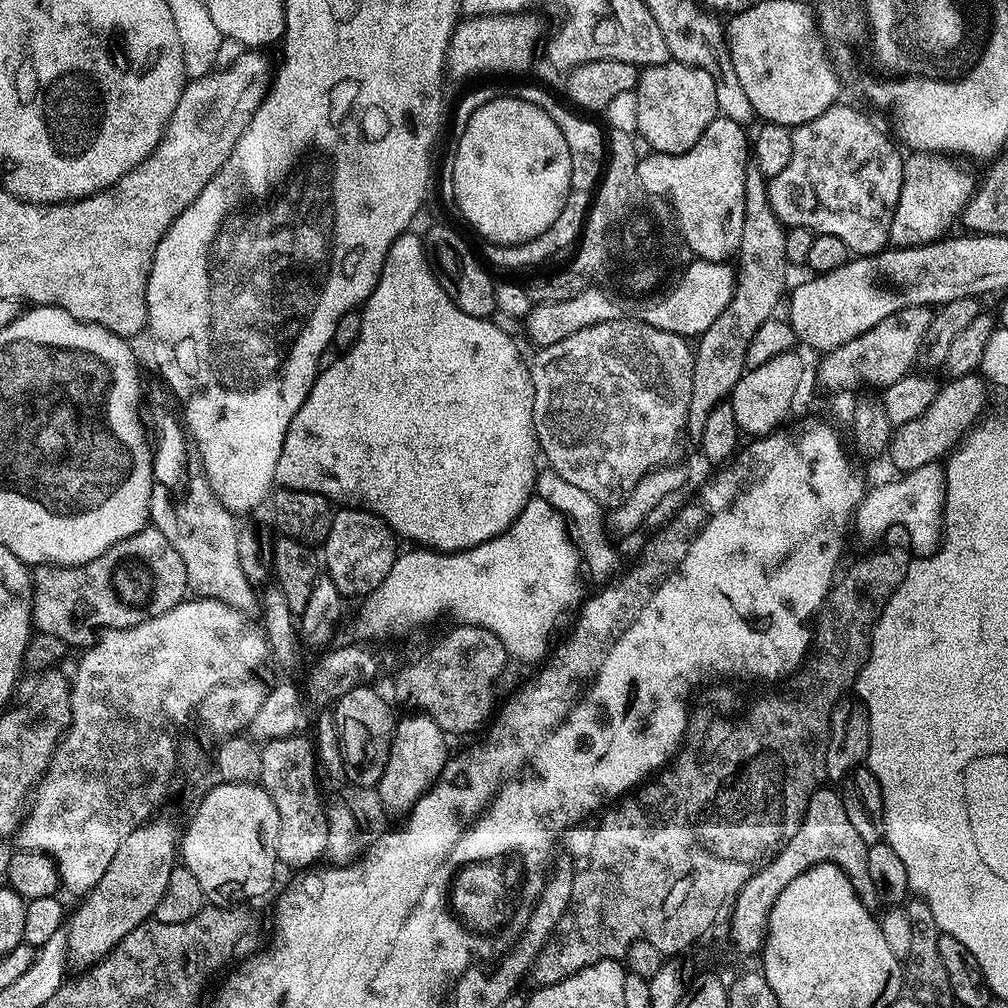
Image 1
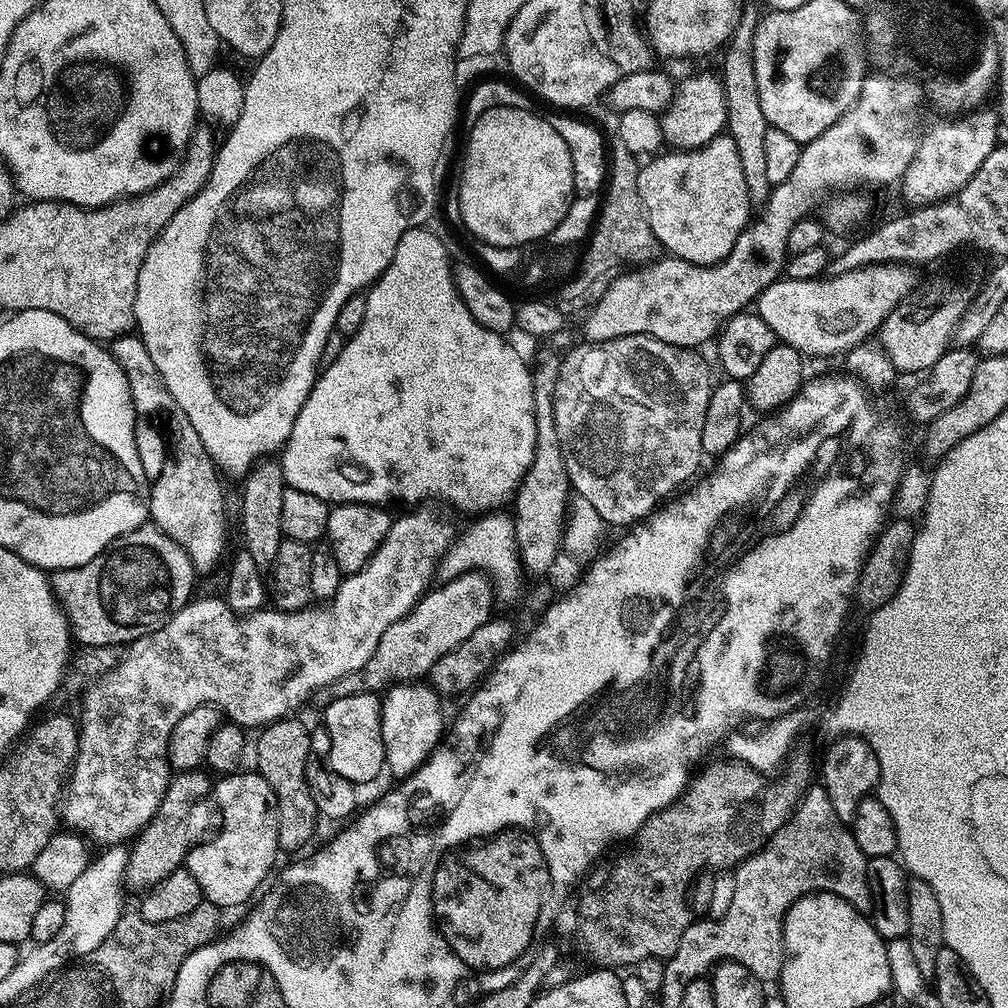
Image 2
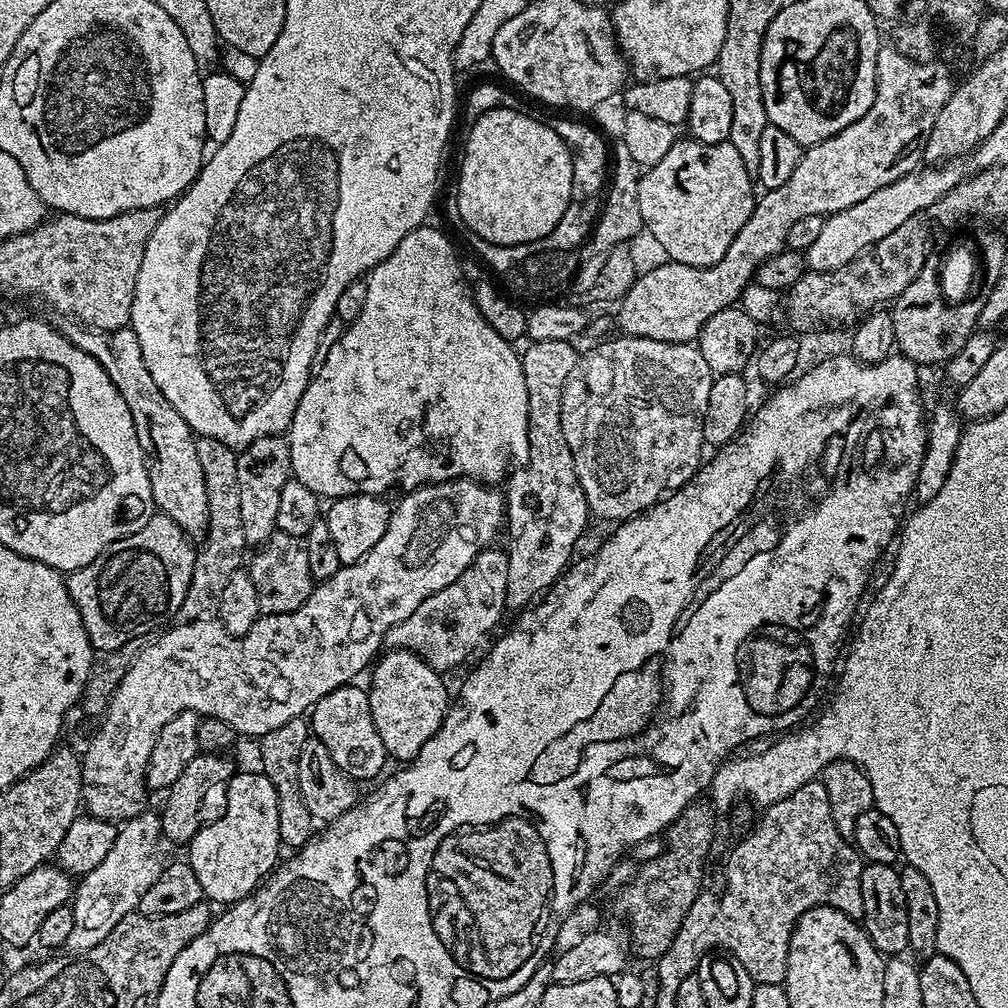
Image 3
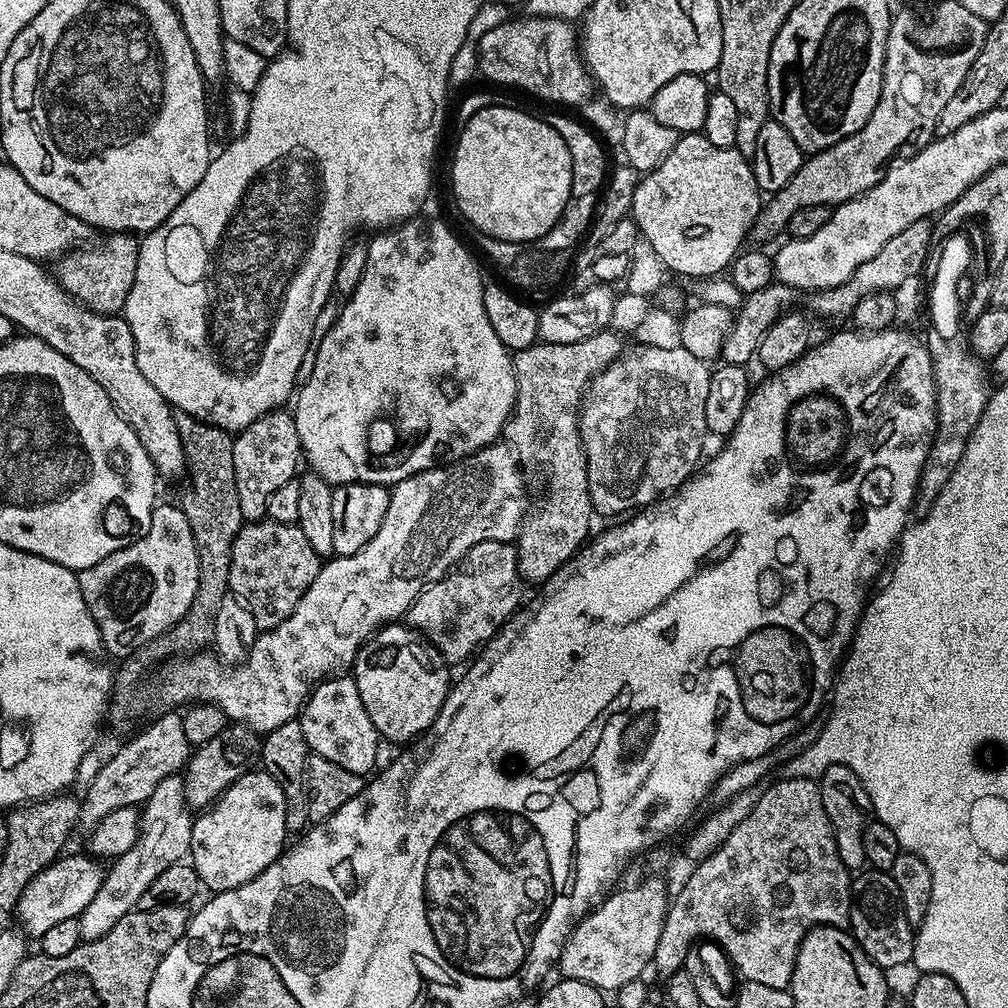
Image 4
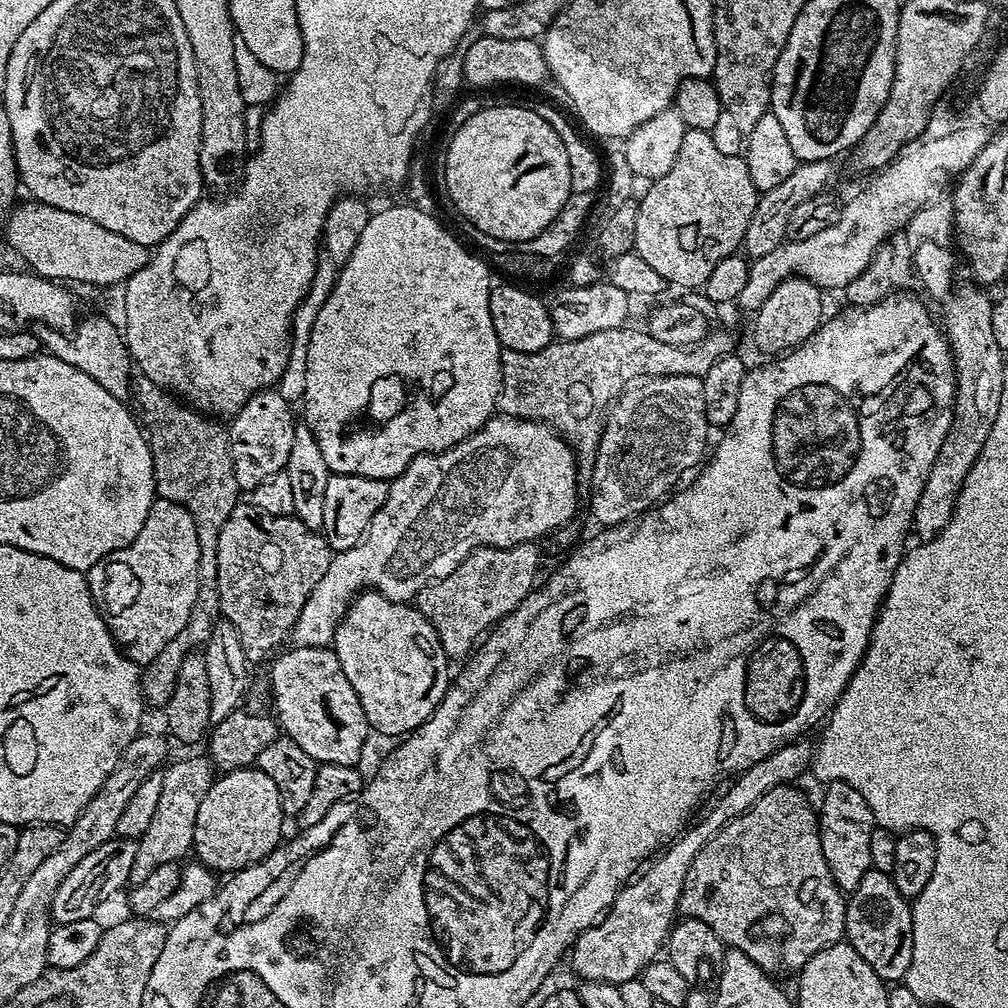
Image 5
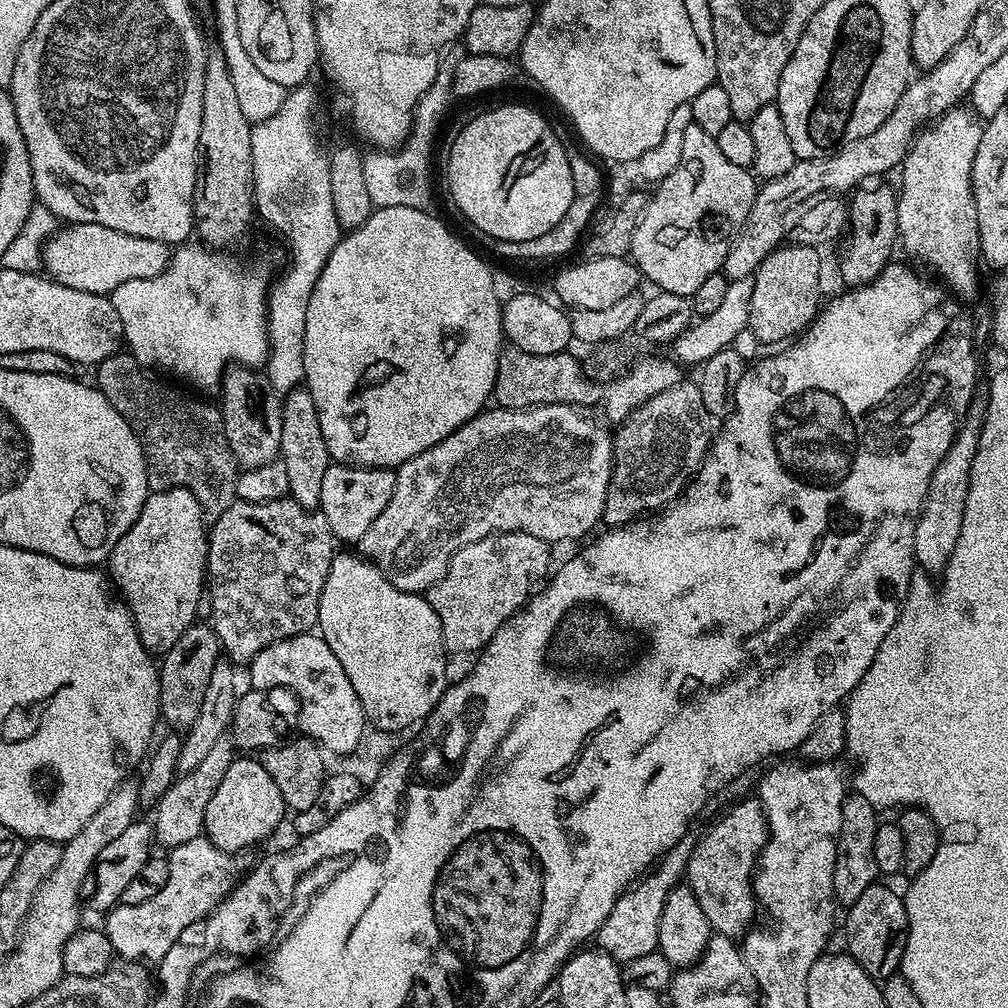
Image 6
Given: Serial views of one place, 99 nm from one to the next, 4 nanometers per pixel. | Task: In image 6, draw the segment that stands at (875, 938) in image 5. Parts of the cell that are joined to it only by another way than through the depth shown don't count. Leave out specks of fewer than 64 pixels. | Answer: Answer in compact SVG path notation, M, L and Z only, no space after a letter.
M877 882L870 885L862 898L858 898L858 902L847 905L846 912L848 917L843 917L842 932L844 928L844 944L847 955L854 958L854 962L858 962L858 966L862 966L862 970L866 970L866 974L870 974L872 979L877 982L883 982L890 976L899 973L900 963L904 957L904 947L908 941L908 915L906 914L906 906L904 905L904 897L898 891L887 888L883 882Z

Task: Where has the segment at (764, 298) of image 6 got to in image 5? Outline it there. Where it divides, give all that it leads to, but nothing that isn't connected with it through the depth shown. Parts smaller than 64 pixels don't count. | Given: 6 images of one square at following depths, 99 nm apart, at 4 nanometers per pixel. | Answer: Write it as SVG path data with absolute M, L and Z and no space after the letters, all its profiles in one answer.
M804 277L781 280L766 302L754 314L754 342L766 356L777 356L792 351L817 331L823 323L821 289Z

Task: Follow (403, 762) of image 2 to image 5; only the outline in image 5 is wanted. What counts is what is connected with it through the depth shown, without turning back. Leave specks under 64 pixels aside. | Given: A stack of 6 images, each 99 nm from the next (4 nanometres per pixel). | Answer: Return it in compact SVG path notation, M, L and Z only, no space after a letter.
M365 590L352 601L348 615L341 620L336 631L334 651L342 662L342 674L346 674L350 686L354 686L354 694L358 694L358 702L362 702L369 729L376 731L377 728L384 736L403 738L421 728L448 691L450 658L444 652L432 623L411 603L391 600L380 592Z

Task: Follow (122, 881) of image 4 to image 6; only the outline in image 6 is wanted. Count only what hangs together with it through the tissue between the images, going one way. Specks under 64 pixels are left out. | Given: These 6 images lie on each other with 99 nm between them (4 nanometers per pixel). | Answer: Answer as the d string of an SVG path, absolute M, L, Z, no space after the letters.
M231 739L219 740L194 770L177 775L171 786L162 794L160 803L155 805L154 840L157 845L165 844L171 850L180 844L190 842L190 838L198 838L204 831L206 806L210 806L210 798L214 798L214 790L218 790L226 770L230 770L234 759L234 745Z

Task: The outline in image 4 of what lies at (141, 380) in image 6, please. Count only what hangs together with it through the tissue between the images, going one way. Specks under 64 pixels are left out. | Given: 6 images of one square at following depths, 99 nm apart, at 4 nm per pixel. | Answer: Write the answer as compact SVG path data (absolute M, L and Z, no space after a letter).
M176 412L175 415L178 438L182 438L184 457L188 463L188 489L184 492L182 507L190 522L190 530L194 534L198 550L198 594L194 594L190 610L186 610L186 614L177 624L173 624L167 632L163 632L157 640L151 640L133 656L127 657L126 662L121 663L124 664L121 668L119 665L115 669L110 697L110 724L112 720L113 726L120 732L131 733L137 727L135 724L140 716L140 708L132 697L132 691L135 690L136 683L147 674L148 668L154 667L159 660L171 661L185 654L203 653L207 649L204 647L212 644L214 622L218 622L218 609L230 595L228 579L234 538L245 523L239 510L238 491L235 489L233 437L224 429L196 420L185 412Z

